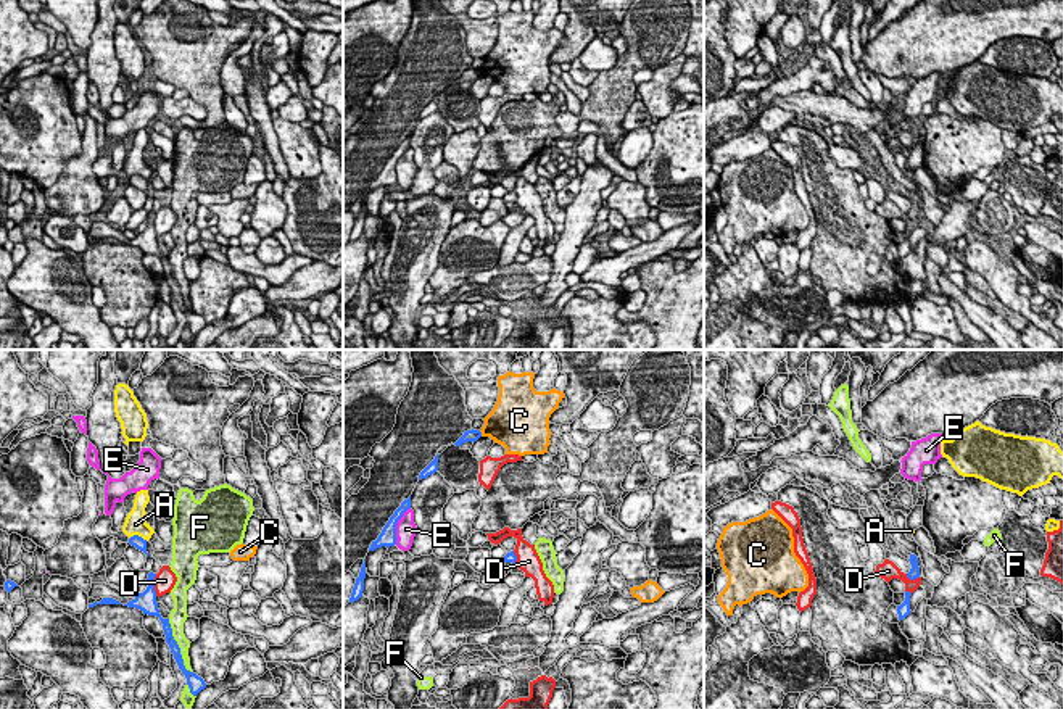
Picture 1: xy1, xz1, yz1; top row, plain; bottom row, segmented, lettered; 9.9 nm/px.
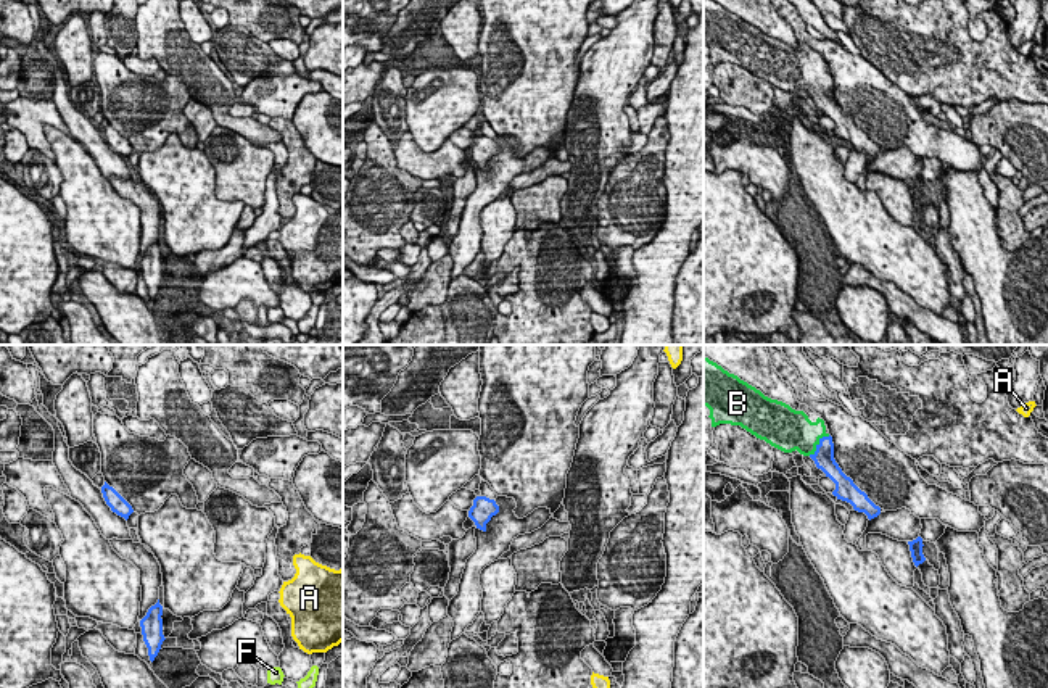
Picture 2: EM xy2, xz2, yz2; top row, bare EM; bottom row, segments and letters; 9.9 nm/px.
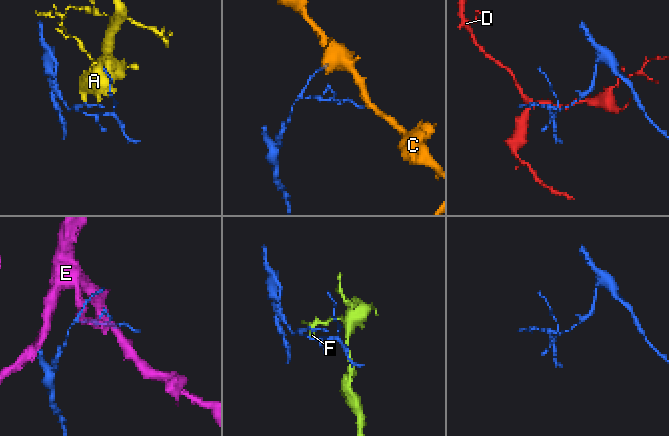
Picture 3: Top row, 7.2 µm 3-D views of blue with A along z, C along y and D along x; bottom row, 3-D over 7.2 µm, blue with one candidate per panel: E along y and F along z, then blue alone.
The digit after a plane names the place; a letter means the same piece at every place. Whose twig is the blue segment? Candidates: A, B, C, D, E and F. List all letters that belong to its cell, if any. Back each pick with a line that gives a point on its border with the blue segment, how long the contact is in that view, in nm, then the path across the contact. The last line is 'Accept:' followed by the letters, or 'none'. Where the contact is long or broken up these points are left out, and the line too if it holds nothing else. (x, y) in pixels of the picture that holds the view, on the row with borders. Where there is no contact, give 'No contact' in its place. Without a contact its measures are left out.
B: Touches blue at yz2 (820, 443). Shared border 300 nm. Path across: yz2 (823, 456), (820, 443), (799, 432)
Accept: B

